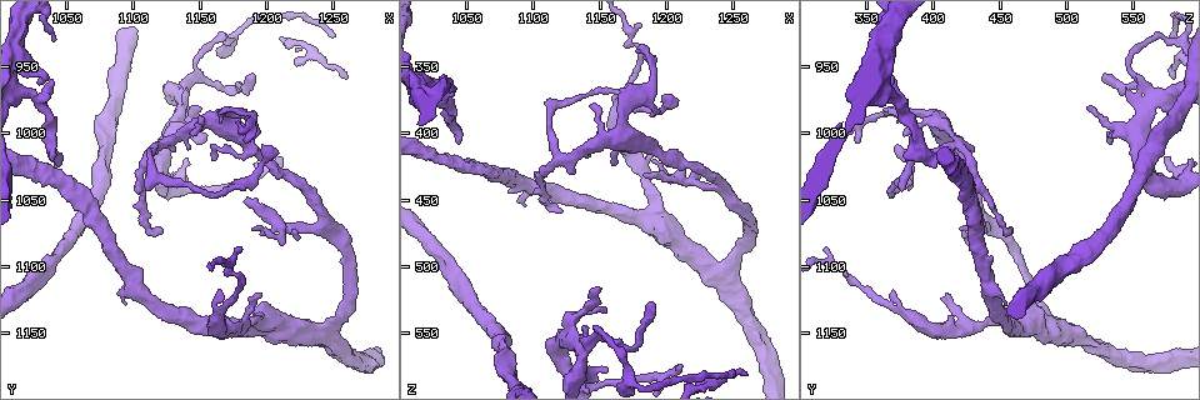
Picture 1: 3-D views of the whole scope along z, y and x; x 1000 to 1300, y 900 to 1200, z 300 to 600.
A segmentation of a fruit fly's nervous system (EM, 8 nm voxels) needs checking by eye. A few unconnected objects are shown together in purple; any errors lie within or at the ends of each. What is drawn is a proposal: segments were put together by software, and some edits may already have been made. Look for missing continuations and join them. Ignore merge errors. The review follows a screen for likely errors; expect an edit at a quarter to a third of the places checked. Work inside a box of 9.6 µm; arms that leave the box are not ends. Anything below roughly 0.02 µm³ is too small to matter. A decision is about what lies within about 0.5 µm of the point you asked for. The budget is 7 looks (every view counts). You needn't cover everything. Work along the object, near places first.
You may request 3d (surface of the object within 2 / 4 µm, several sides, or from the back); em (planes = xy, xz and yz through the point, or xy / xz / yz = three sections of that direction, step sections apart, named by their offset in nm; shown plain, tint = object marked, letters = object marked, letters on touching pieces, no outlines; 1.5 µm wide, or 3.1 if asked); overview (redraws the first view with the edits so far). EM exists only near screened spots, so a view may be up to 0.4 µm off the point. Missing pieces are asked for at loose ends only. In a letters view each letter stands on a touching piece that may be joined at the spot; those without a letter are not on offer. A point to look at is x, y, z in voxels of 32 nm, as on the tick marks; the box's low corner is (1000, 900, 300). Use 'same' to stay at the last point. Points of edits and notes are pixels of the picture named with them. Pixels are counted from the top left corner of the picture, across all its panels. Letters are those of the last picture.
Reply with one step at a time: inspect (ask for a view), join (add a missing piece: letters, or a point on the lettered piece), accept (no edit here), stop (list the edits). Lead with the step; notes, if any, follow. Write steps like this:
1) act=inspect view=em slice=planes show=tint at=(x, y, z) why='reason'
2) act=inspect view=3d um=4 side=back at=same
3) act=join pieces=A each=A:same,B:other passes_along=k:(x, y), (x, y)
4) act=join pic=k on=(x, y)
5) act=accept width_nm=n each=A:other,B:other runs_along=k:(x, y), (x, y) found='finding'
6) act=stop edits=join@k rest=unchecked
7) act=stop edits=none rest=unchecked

act=inspect view=em slice=planes show=tint at=(1210, 1084, 426) why='an open end'

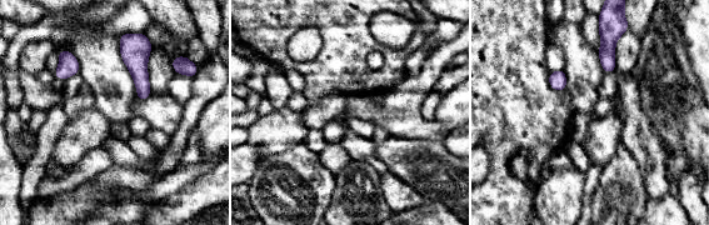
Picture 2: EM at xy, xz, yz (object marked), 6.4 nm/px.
act=inspect view=em slice=planes show=letters at=same

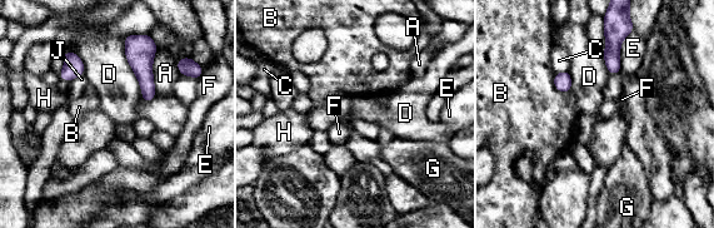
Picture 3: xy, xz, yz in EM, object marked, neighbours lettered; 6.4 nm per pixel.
act=accept longest_contact=D:460nm each=A:other,B:other,C:other,D:other,E:other,F:other,G:other,H:other,J:other border=3:(553, 74), (555, 88), (569, 92) found='no lettered piece goes on from it'

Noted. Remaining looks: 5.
act=inspect view=em slice=planes show=tint at=(1140, 966, 546) why='branch stops here'

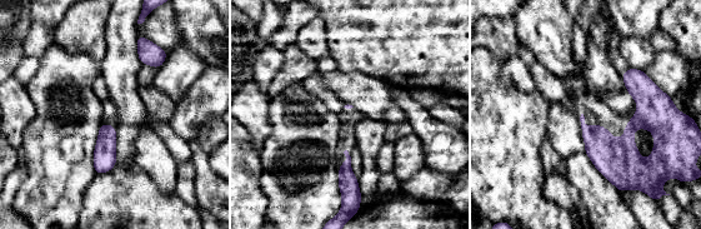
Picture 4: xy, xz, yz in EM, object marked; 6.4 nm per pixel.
act=inspect view=em slice=planes show=letters at=same why='what lies round it'

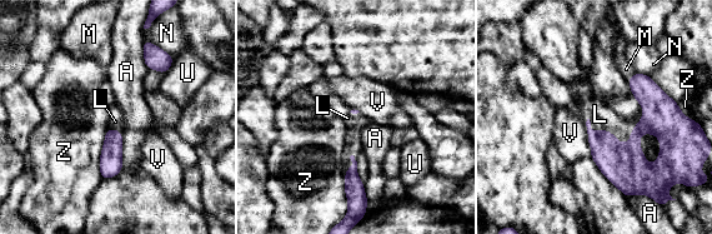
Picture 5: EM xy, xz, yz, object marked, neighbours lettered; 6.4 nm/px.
act=join pieces=L each=A:other,L:same,M:other,N:other,U:other,V:other,Z:other passes_along=5:(623, 164), (605, 130), (600, 114) found='it goes on there'

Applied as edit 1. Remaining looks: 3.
act=inspect view=overview

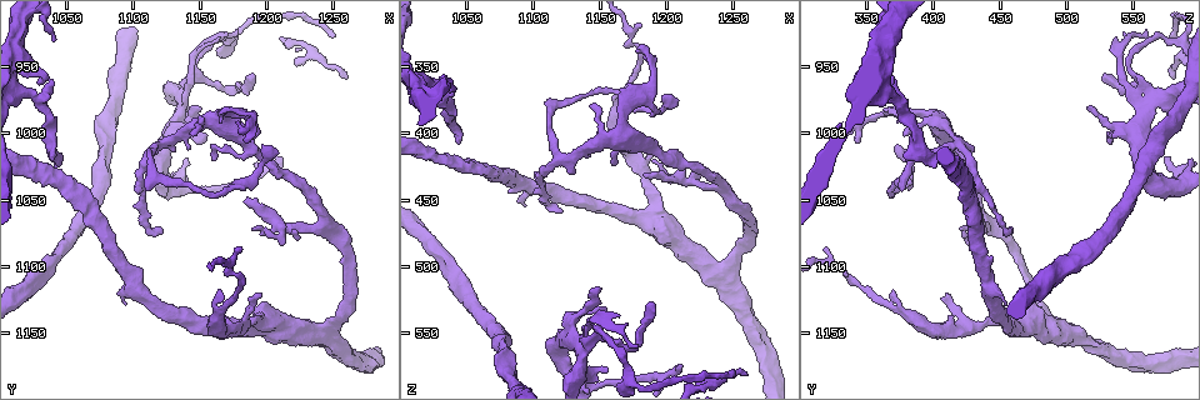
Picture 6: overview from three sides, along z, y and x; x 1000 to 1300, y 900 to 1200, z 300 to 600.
act=inspect view=em slice=planes show=letters at=(1178, 922, 558) why='tapers out'

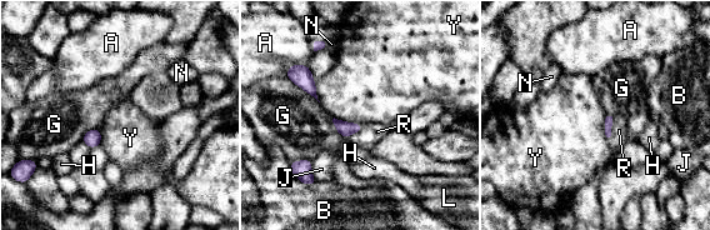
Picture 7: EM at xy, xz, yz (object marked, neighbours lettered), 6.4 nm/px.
act=join pieces=R each=A:other,B:other,G:other,H:other,J:other,L:other,N:other,R:same,Y:other passes_along=7:(608, 124), (610, 128), (619, 130) found='it goes on there'

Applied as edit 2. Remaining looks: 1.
act=stop edits=join@5,join@7 rest=unchecked

